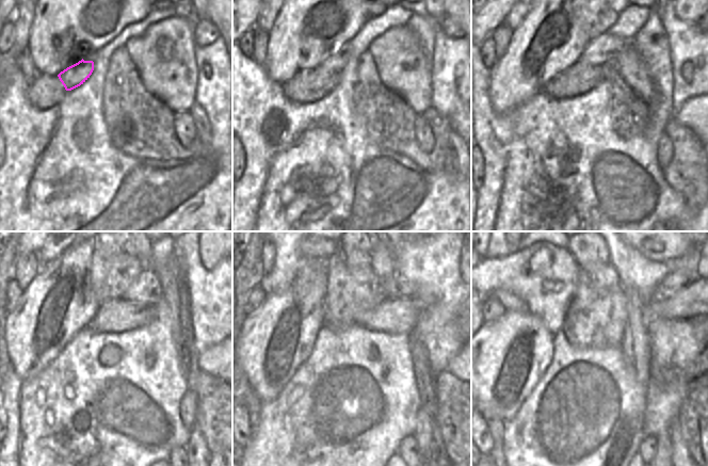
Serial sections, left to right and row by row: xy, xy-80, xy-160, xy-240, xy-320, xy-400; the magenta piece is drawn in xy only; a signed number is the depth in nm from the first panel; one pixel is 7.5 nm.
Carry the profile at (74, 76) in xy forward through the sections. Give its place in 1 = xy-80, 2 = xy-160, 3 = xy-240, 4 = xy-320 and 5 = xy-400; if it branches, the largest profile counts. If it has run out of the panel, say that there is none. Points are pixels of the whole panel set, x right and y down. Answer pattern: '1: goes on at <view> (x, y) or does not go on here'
1: goes on at xy-80 (335, 63)
2: goes on at xy-160 (607, 47)
3: goes on at xy-240 (146, 289)
4: goes on at xy-320 (405, 289)
5: goes on at xy-400 (674, 282)

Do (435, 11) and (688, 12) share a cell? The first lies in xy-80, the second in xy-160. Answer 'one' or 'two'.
one

